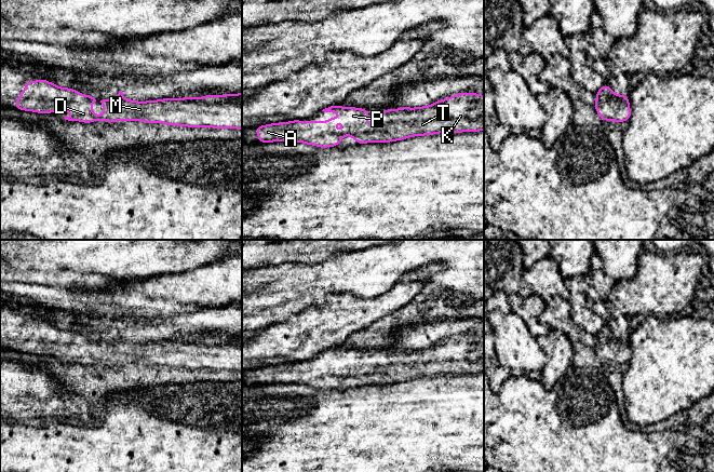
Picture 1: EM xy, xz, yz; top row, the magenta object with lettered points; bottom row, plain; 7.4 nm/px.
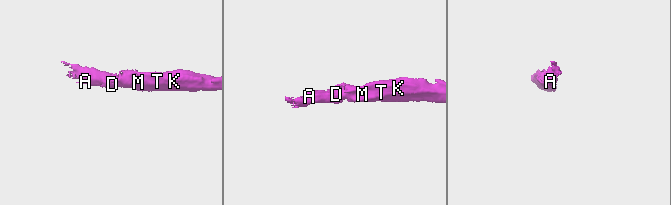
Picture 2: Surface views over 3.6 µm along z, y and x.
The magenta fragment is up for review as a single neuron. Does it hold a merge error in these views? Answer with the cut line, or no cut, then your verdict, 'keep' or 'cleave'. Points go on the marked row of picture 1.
no cut | keep

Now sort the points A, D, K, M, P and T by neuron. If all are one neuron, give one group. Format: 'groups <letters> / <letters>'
groups A D K M P T

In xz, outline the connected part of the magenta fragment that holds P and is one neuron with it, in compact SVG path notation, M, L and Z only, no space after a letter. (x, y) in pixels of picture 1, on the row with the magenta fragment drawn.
M458 93L454 96L443 98L429 106L422 107L401 107L399 109L385 109L376 123L367 123L369 109L362 109L356 107L345 108L341 105L331 106L323 109L324 112L339 112L342 118L339 120L337 117L332 117L327 121L312 121L308 120L306 123L302 120L293 120L289 122L279 122L266 125L256 126L257 137L259 143L273 143L273 141L297 141L306 145L313 145L320 148L336 147L340 140L350 135L356 144L367 143L391 143L395 140L403 140L408 137L435 135L440 133L462 133L462 132L480 132L484 131L484 95L476 93Z

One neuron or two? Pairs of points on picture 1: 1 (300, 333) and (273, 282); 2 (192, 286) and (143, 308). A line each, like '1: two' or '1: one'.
1: two
2: one

